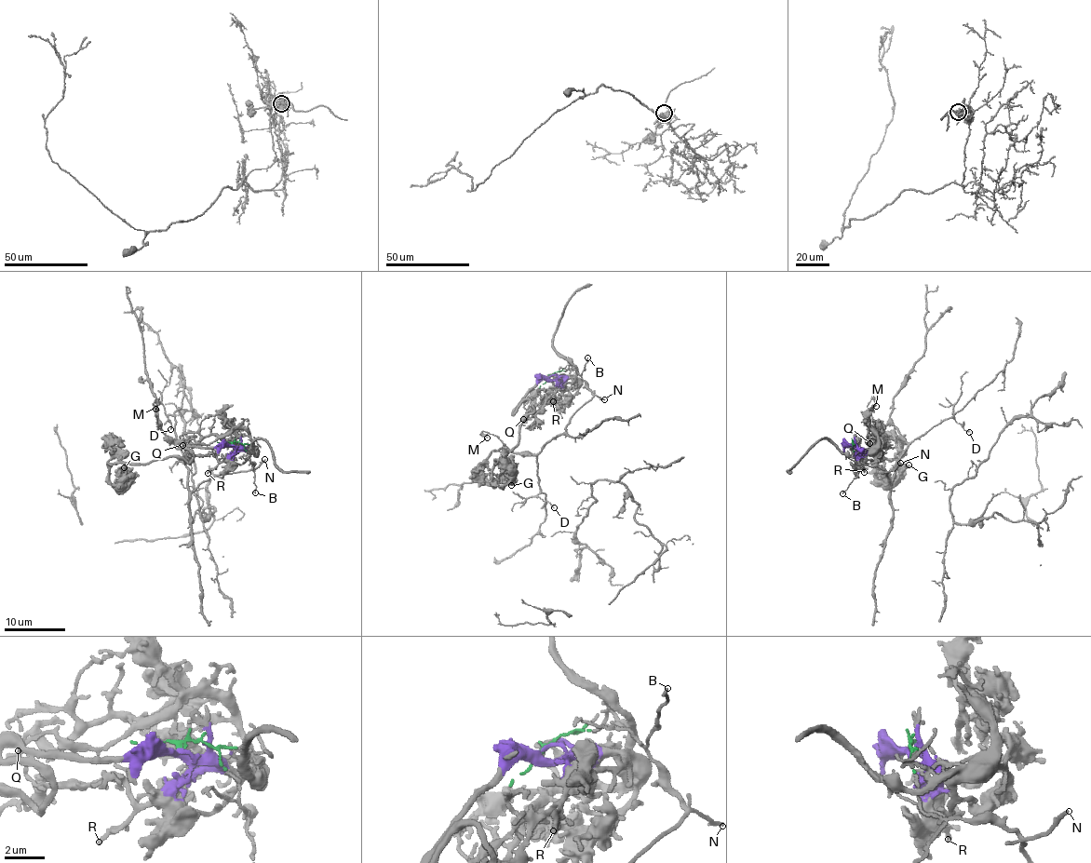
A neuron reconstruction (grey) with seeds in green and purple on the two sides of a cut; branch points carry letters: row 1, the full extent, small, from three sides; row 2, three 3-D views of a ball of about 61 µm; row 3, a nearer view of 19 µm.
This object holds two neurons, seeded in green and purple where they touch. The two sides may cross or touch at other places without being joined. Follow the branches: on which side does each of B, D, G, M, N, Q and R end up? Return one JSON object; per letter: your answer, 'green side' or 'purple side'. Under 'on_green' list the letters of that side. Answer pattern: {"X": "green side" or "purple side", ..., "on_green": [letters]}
{"B": "green side", "D": "green side", "G": "purple side", "M": "green side", "N": "green side", "Q": "purple side", "R": "purple side", "on_green": ["B", "D", "M", "N"]}

